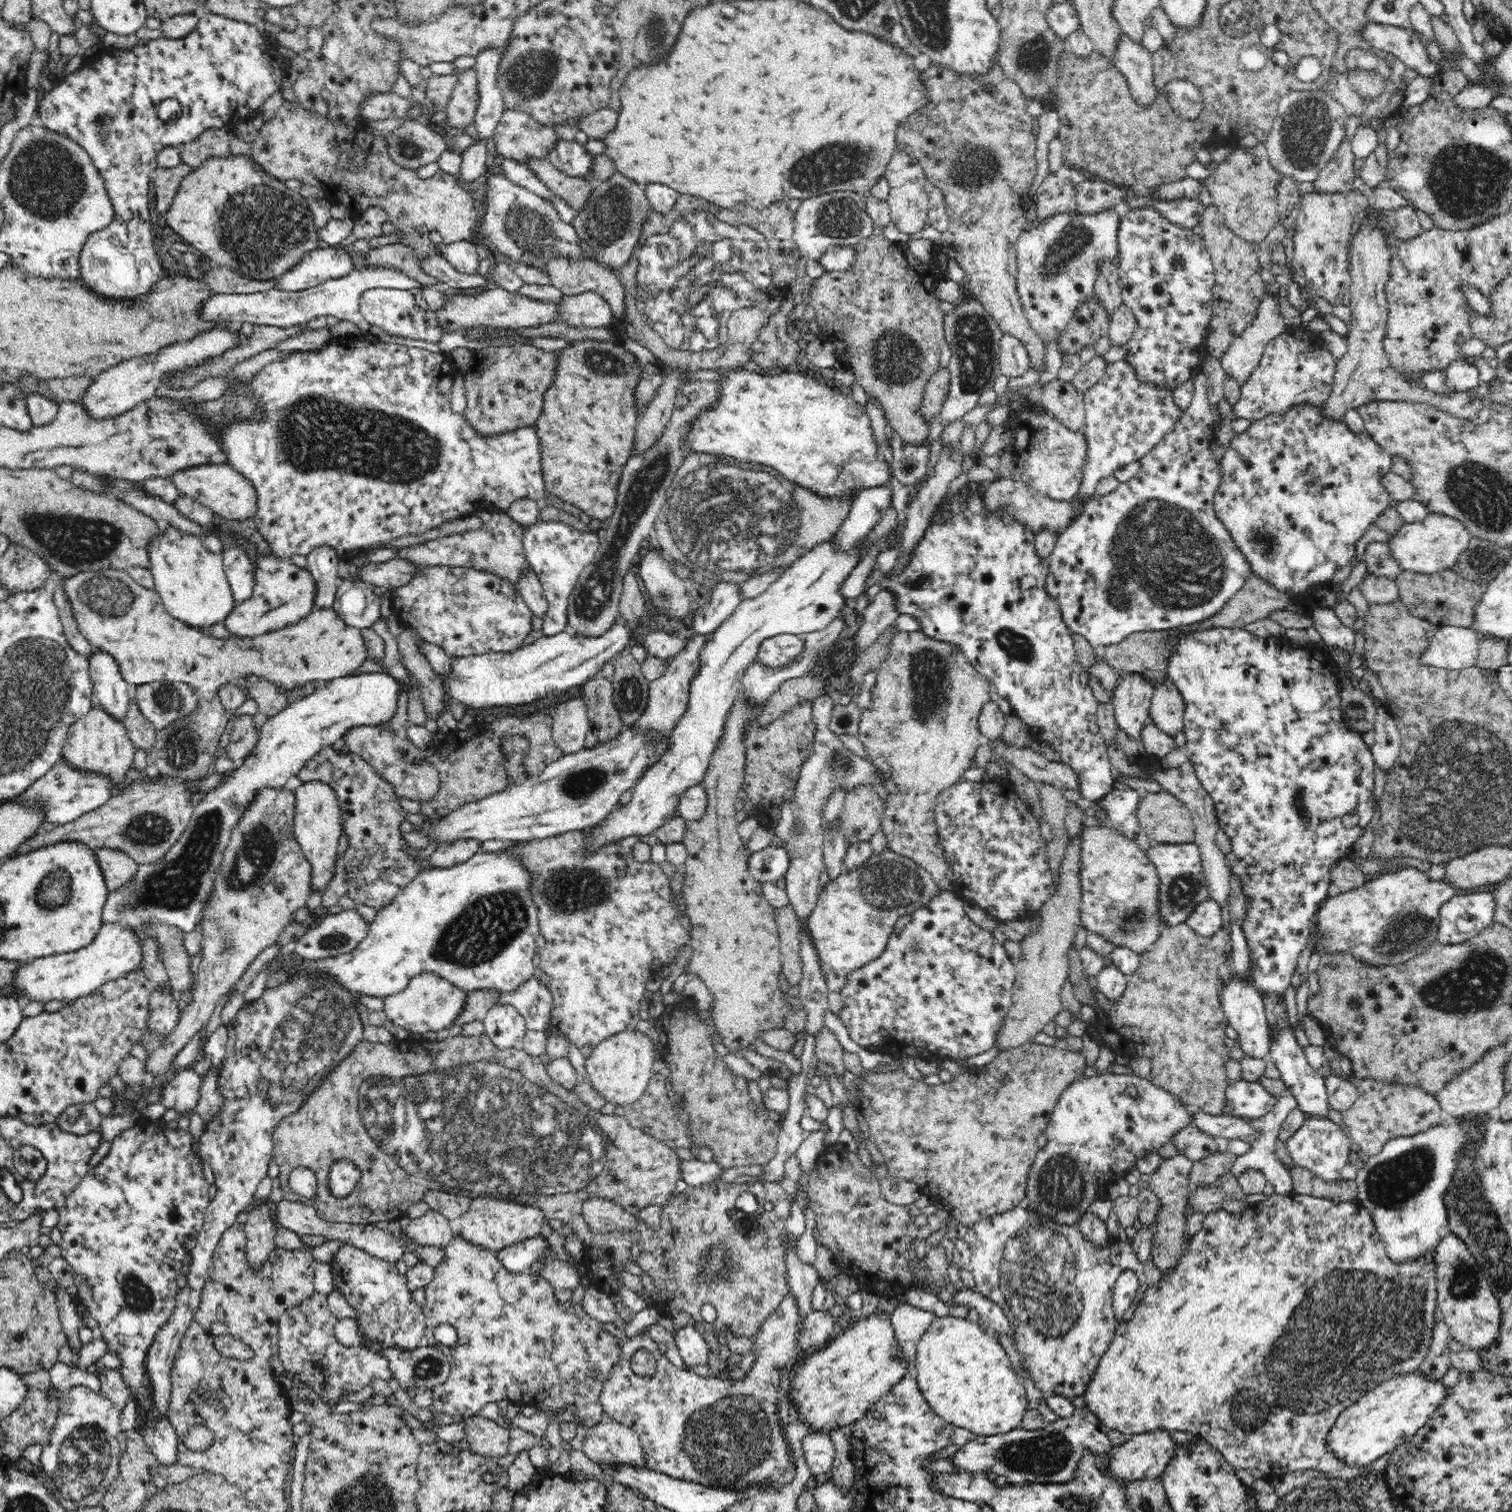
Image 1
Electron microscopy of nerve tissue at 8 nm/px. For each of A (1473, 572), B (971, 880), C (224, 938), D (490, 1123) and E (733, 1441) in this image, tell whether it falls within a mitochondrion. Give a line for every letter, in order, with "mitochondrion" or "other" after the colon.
A: other
B: other
C: mitochondrion
D: mitochondrion
E: mitochondrion

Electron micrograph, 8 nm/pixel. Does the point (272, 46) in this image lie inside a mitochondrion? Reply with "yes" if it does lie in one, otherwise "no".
no

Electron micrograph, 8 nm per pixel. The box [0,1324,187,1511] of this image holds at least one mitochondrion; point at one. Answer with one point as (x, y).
(82, 1469)

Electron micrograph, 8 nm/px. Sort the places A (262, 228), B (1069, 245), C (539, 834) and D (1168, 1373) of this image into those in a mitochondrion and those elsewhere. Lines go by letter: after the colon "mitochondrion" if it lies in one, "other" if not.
A: mitochondrion
B: mitochondrion
C: other
D: other

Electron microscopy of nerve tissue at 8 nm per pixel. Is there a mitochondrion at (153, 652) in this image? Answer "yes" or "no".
no

